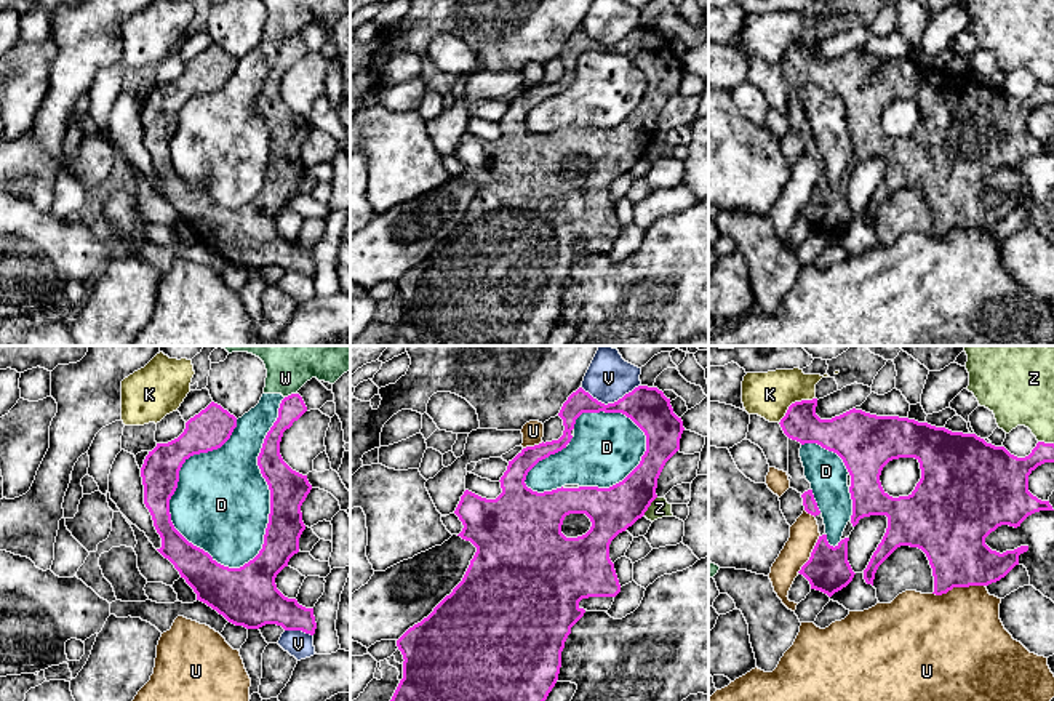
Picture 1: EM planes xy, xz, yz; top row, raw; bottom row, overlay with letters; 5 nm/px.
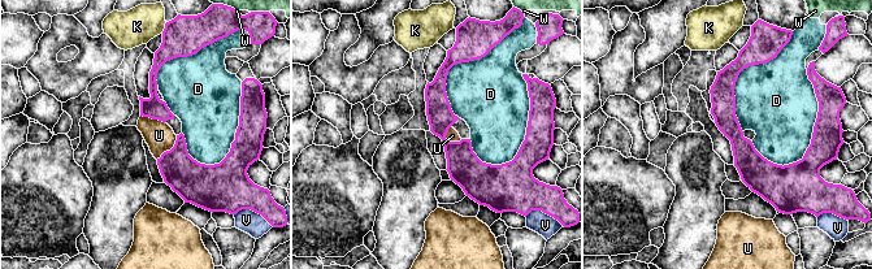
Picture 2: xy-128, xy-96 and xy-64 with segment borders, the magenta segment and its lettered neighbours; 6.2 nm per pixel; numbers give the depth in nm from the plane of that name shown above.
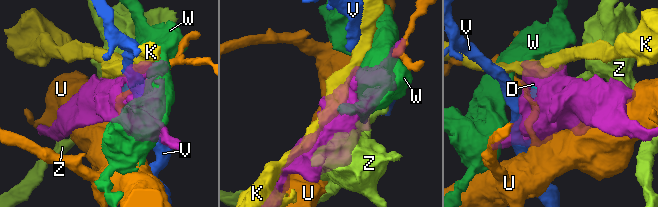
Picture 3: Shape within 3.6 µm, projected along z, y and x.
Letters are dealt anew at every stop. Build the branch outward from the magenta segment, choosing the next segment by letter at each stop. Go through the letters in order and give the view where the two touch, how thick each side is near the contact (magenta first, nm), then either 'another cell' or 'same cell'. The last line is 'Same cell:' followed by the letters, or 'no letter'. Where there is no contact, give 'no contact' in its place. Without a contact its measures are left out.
D: contact in xy; calibres 190 and 480 nm; another cell
K: contact in yz; calibres 180 and 220 nm; another cell
U: contact in yz; calibres 320 and 460 nm; another cell
V: contact in xz; calibres 200 and 220 nm; another cell
W: contact in xy; calibres 120 and 360 nm; another cell
Z: contact in xz; calibres 240 and 100 nm; another cell
Same cell: no letter

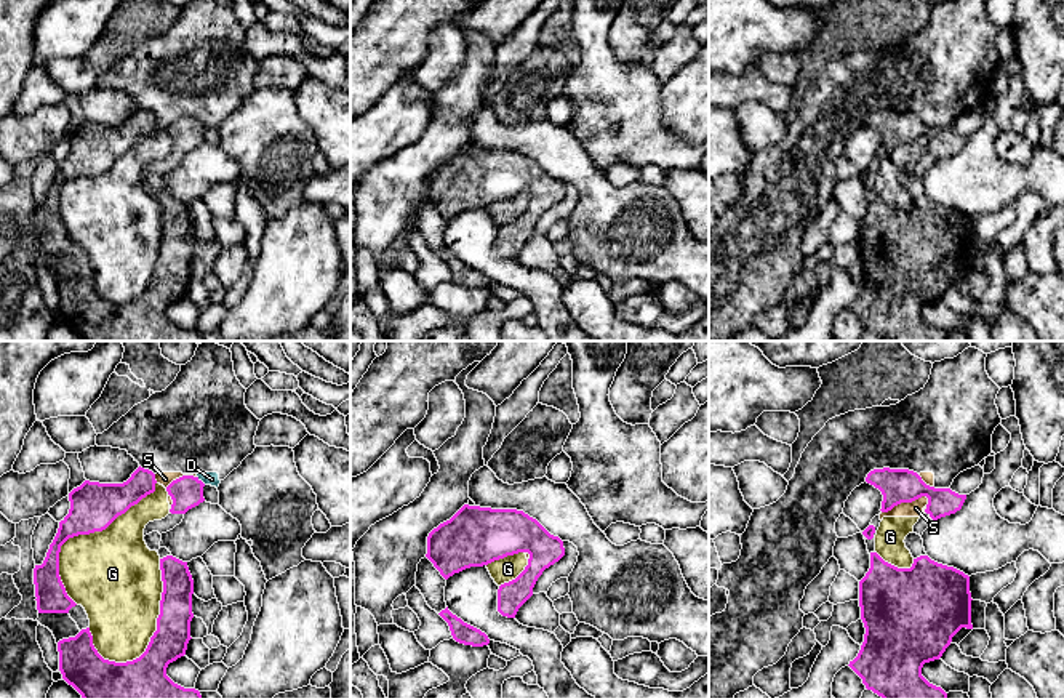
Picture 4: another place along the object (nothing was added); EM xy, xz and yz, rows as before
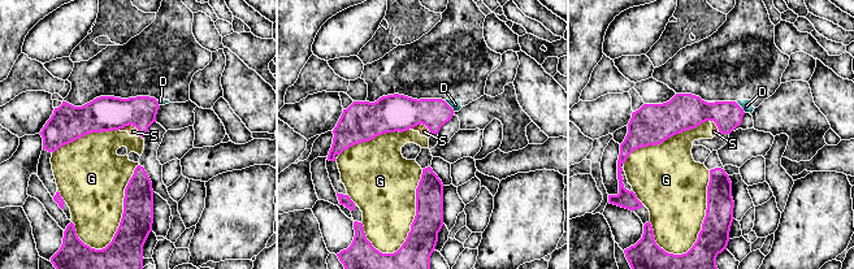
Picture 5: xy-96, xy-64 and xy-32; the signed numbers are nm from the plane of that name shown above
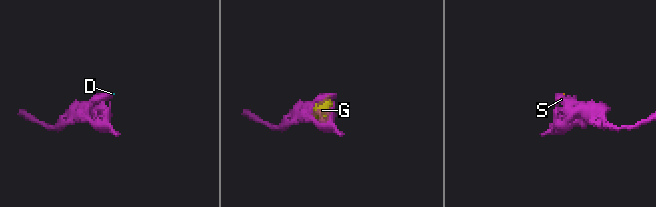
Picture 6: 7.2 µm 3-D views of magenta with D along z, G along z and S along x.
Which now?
D: contact in xy; calibres 160 and 70 nm; another cell
G: contact in xy; calibres 190 and 400 nm; another cell
S: contact in yz; calibres 180 and 80 nm; another cell
Same cell: no letter

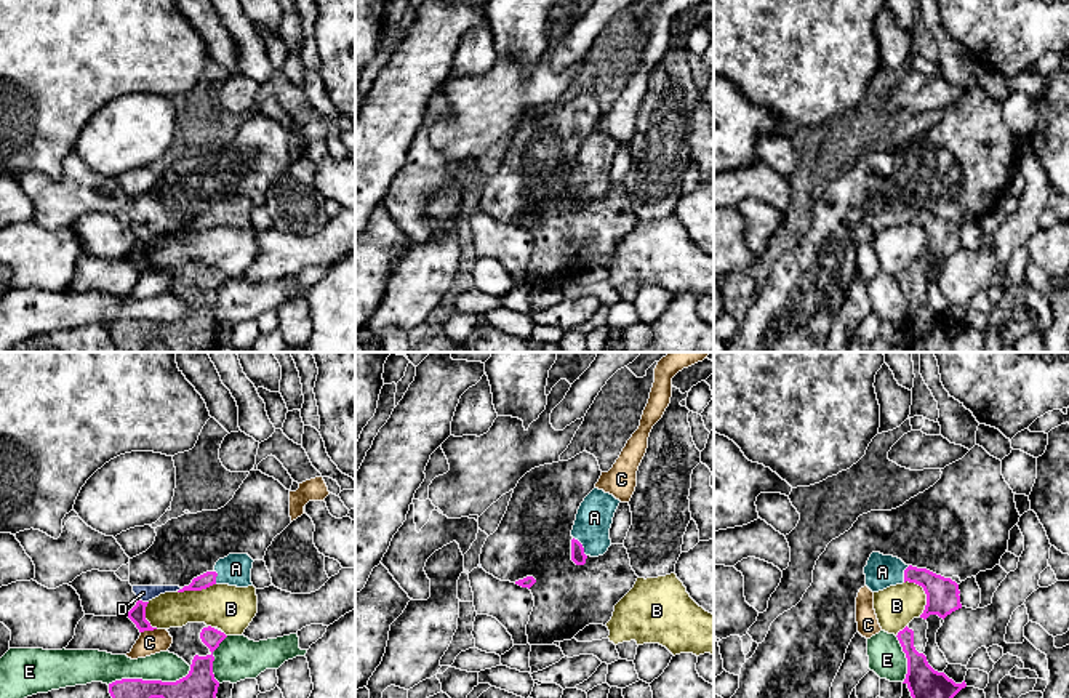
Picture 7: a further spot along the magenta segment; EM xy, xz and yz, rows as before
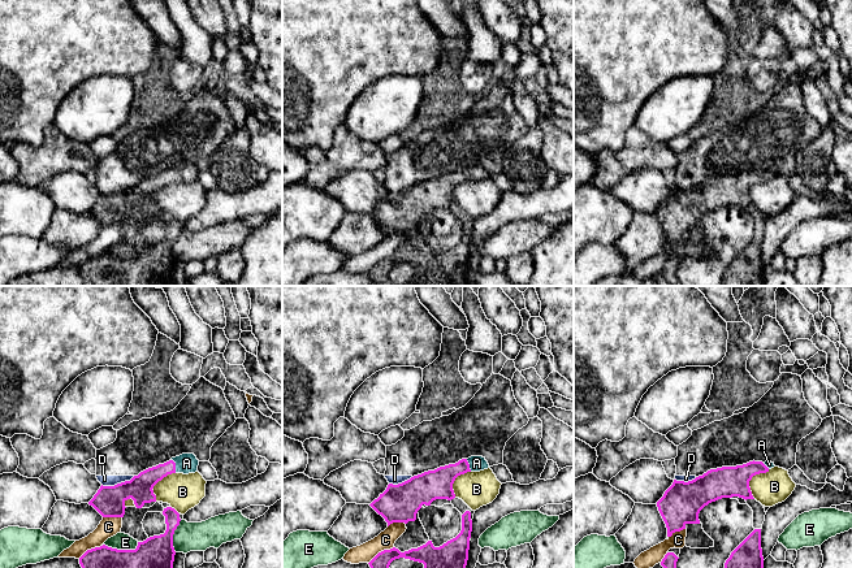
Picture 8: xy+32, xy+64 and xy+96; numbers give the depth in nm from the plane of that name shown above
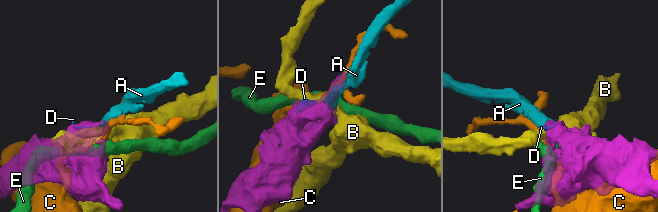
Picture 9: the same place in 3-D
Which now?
A: contact in xz; calibres 70 and 180 nm; same cell
B: contact in yz; calibres 160 and 200 nm; another cell
C: contact in xy; calibres 80 and 120 nm; another cell
D: contact in xy; calibres 80 and 80 nm; another cell
E: contact in xy; calibres 150 and 150 nm; another cell
Same cell: A

